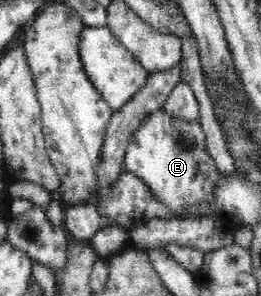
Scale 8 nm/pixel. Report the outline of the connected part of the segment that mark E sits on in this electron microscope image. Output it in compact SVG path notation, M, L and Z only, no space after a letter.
M164 109L144 117L126 145L124 167L141 178L157 198L177 217L211 217L213 188L220 171L211 157L202 125L173 117Z

